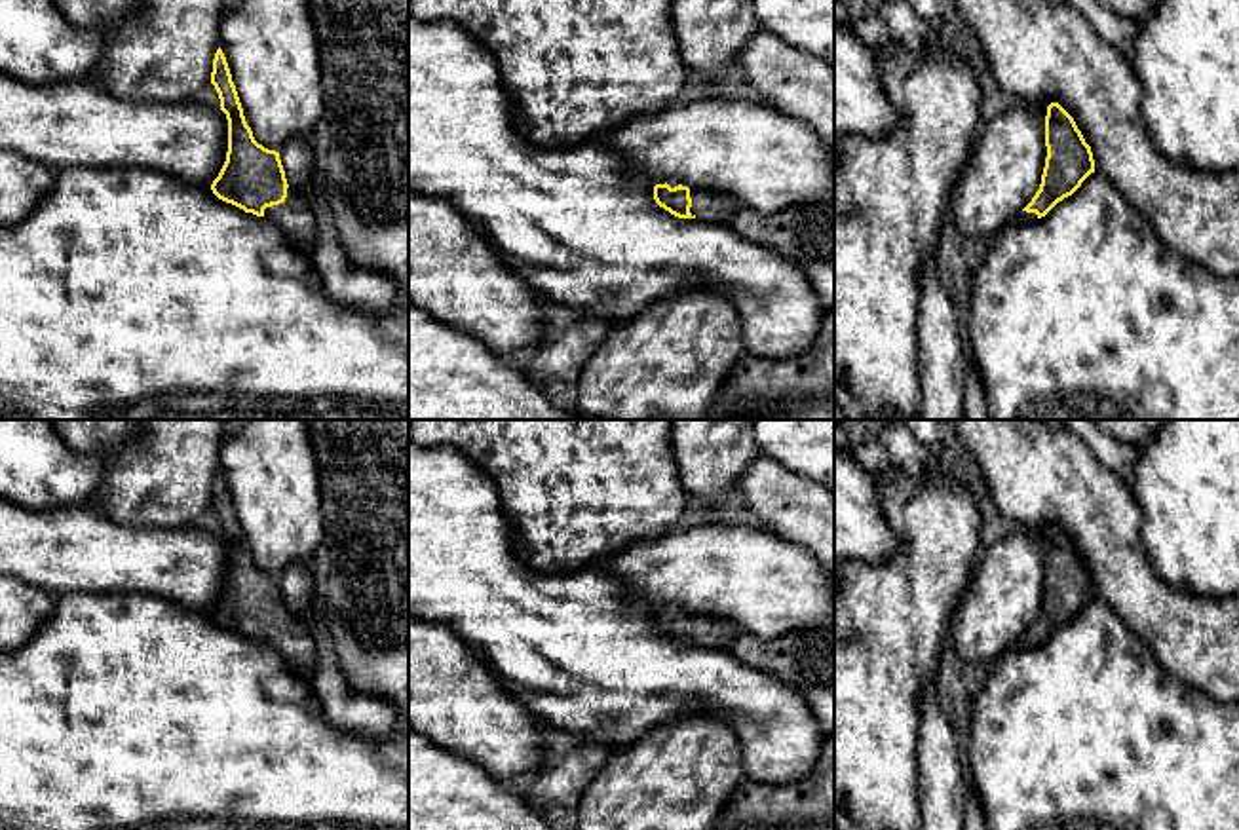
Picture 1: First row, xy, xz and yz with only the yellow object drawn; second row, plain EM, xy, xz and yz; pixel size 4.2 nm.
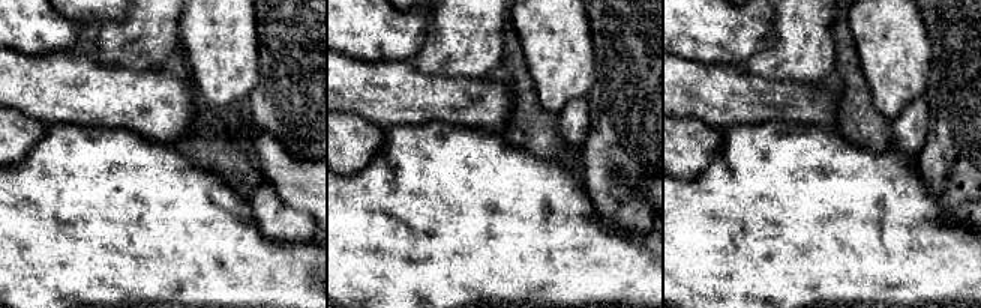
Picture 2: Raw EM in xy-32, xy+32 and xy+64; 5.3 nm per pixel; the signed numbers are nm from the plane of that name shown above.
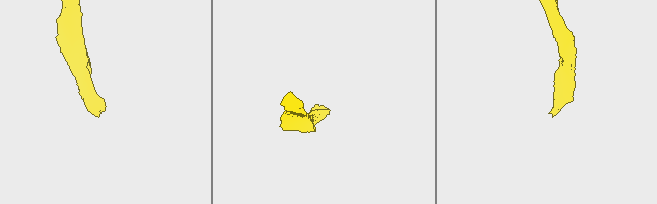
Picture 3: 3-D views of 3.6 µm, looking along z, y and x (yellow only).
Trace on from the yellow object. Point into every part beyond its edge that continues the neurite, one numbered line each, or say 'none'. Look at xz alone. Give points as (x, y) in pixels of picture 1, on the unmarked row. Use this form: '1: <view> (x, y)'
1: xz (707, 631)

